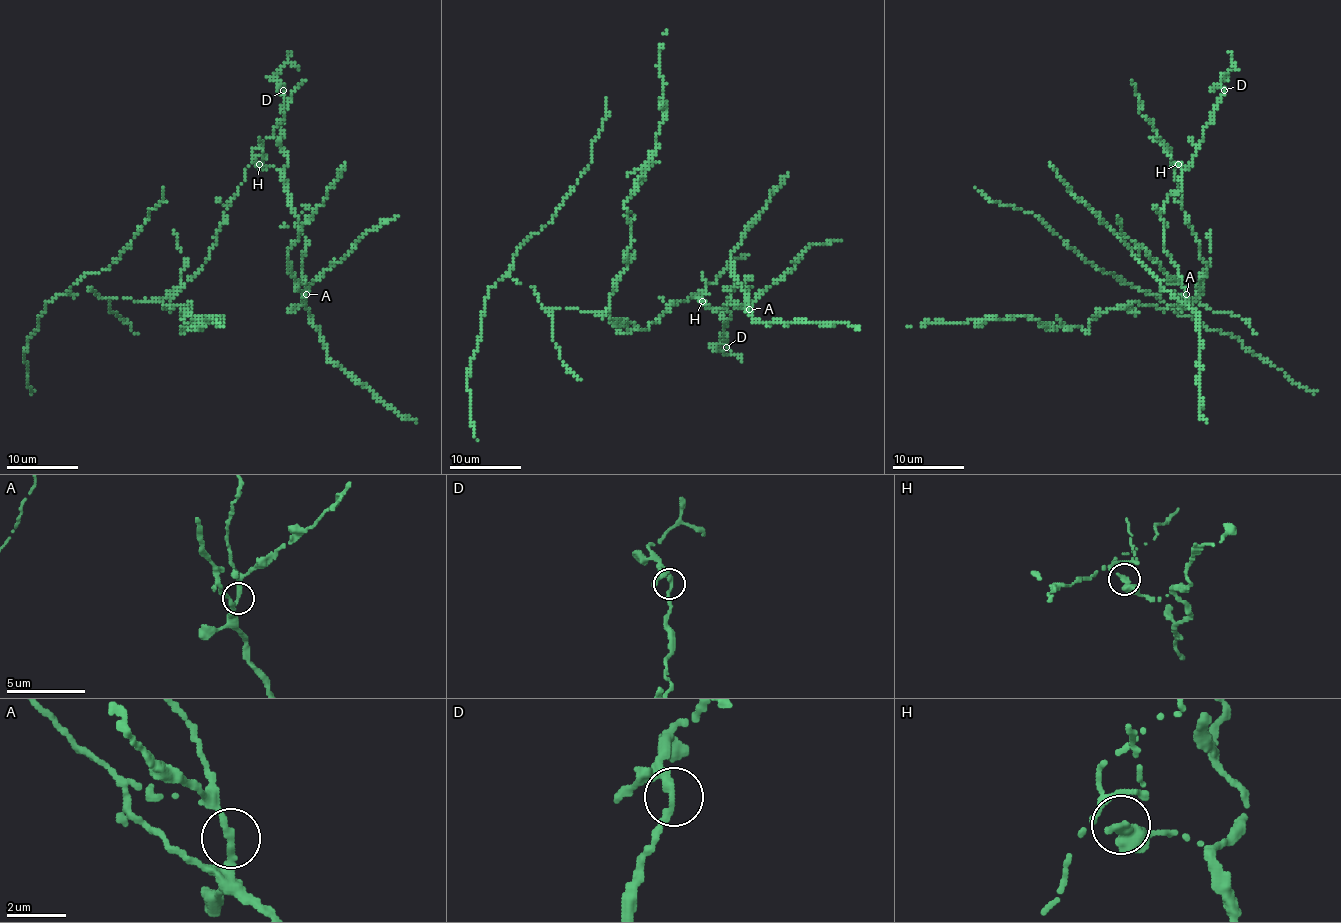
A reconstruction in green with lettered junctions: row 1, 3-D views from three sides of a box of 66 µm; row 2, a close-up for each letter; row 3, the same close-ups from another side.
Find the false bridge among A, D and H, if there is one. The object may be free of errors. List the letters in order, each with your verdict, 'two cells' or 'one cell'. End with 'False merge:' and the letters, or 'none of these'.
A: one cell
D: one cell
H: two cells
False merge: H

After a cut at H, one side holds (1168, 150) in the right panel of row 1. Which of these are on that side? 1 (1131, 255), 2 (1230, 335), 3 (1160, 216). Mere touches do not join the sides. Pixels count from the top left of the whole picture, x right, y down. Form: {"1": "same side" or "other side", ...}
{"1": "other side", "2": "same side", "3": "other side"}

